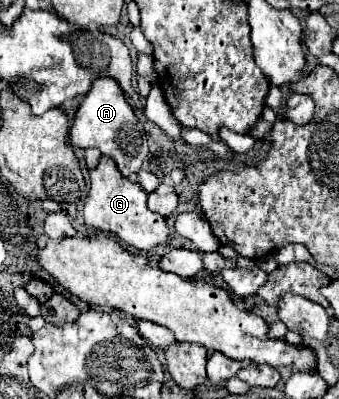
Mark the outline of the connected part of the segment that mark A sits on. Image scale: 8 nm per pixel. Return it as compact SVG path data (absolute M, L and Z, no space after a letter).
M99 77L91 83L91 89L87 91L79 109L75 111L75 119L69 131L69 141L73 147L79 149L97 147L103 155L111 157L117 163L117 169L125 177L139 171L143 161L149 159L147 133L139 123L139 119L135 117L129 103L125 101L119 83L111 77Z

